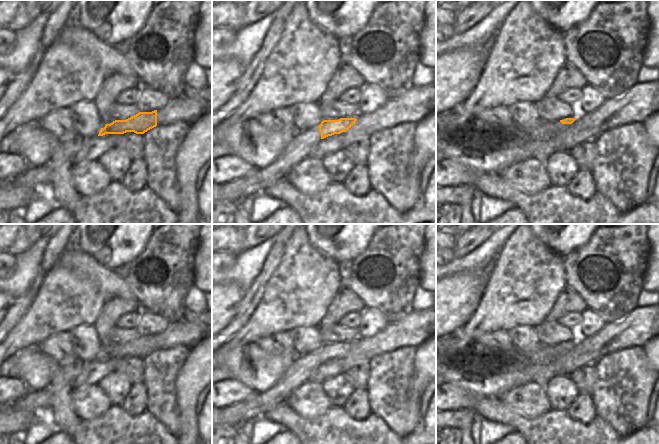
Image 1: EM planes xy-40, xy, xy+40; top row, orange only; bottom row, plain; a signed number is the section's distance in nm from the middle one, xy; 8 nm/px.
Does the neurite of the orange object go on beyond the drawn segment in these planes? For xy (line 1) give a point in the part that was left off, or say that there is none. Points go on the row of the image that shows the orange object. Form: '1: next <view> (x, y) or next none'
1: next none

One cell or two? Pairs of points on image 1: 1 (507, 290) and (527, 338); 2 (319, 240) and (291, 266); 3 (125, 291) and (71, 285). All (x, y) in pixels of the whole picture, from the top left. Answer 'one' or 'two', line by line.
1: two
2: two
3: two

